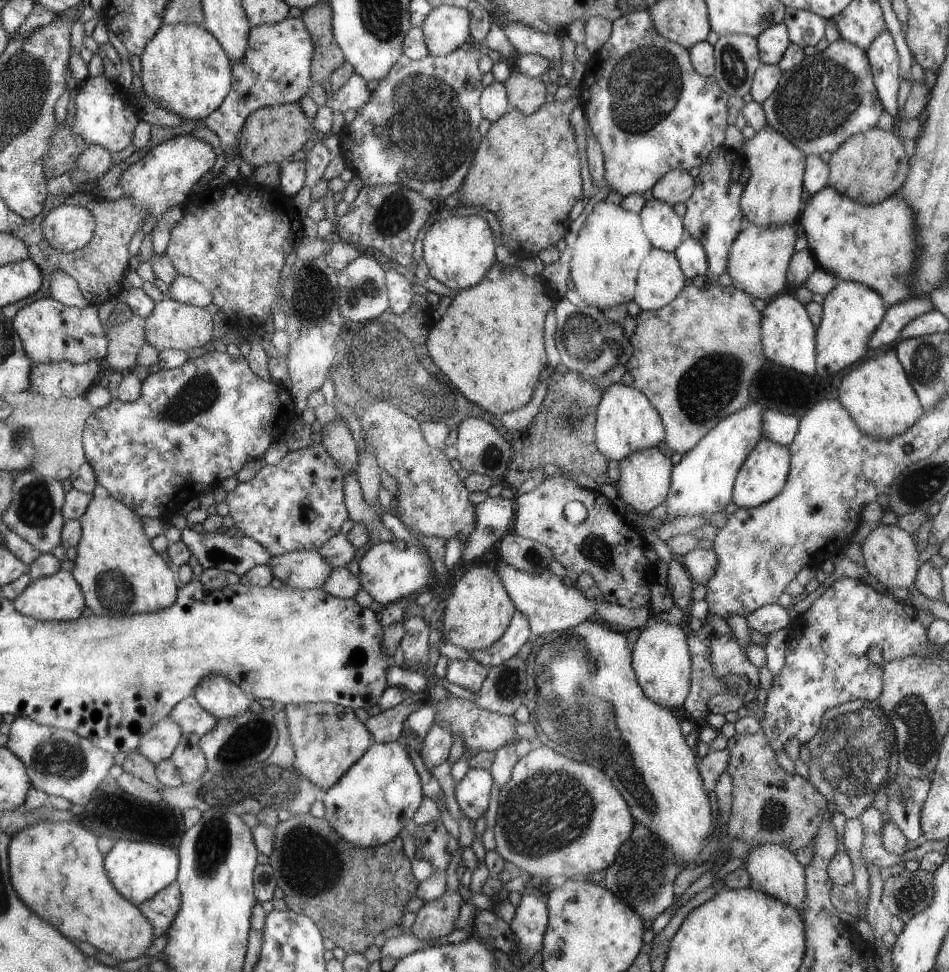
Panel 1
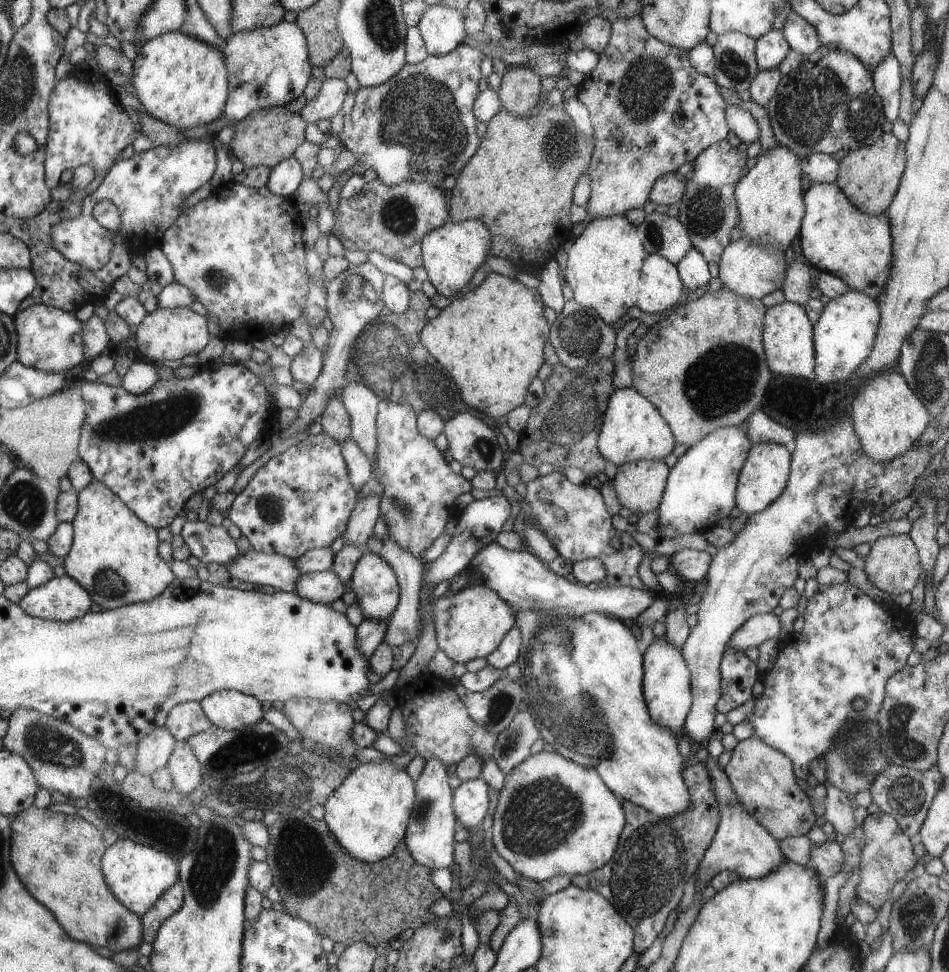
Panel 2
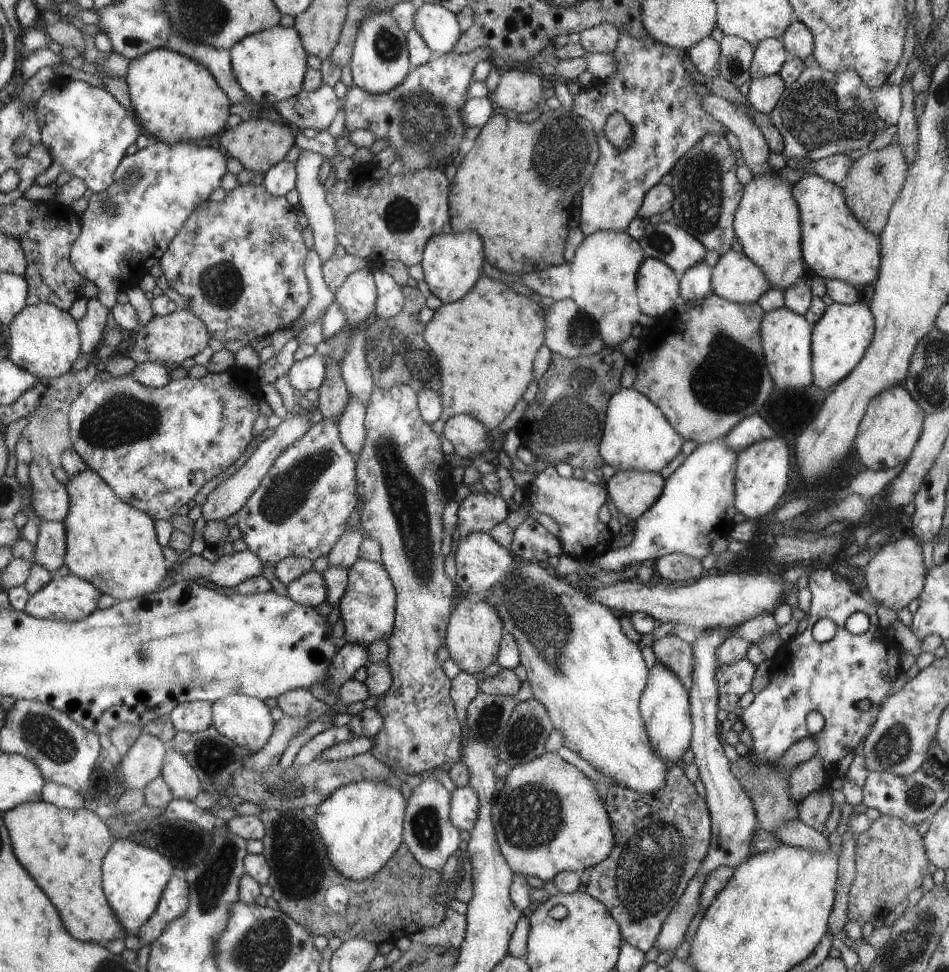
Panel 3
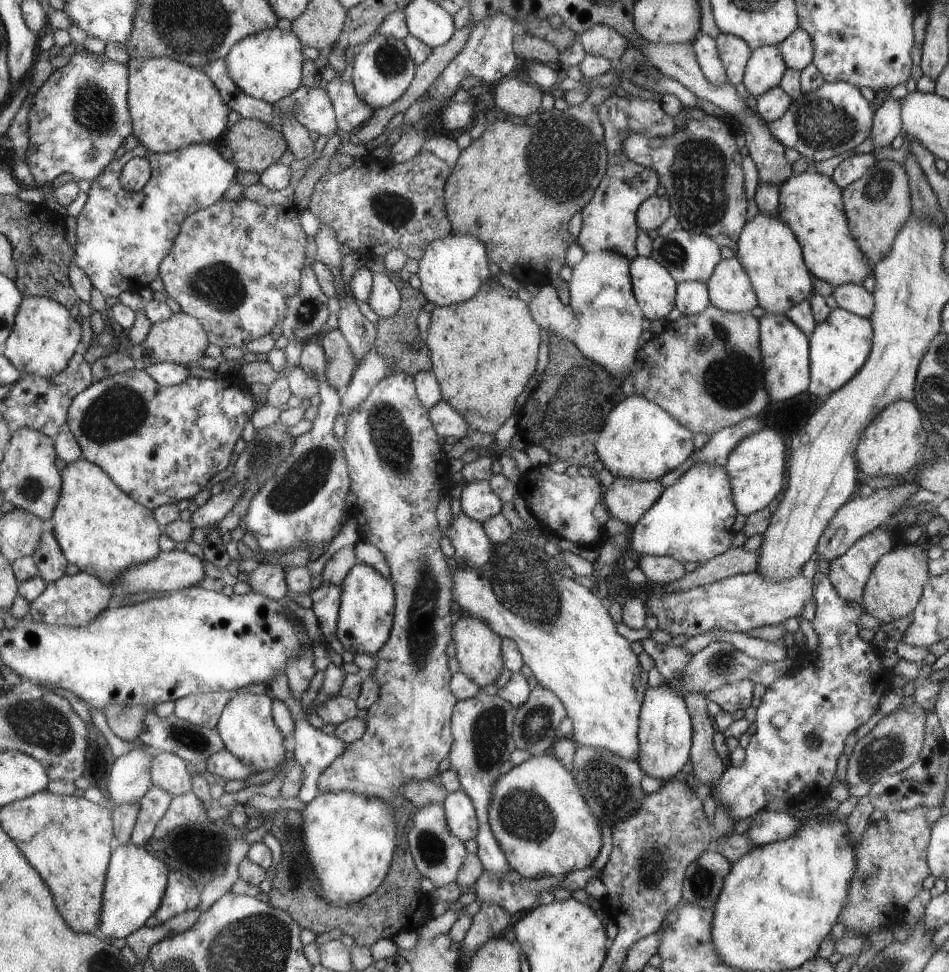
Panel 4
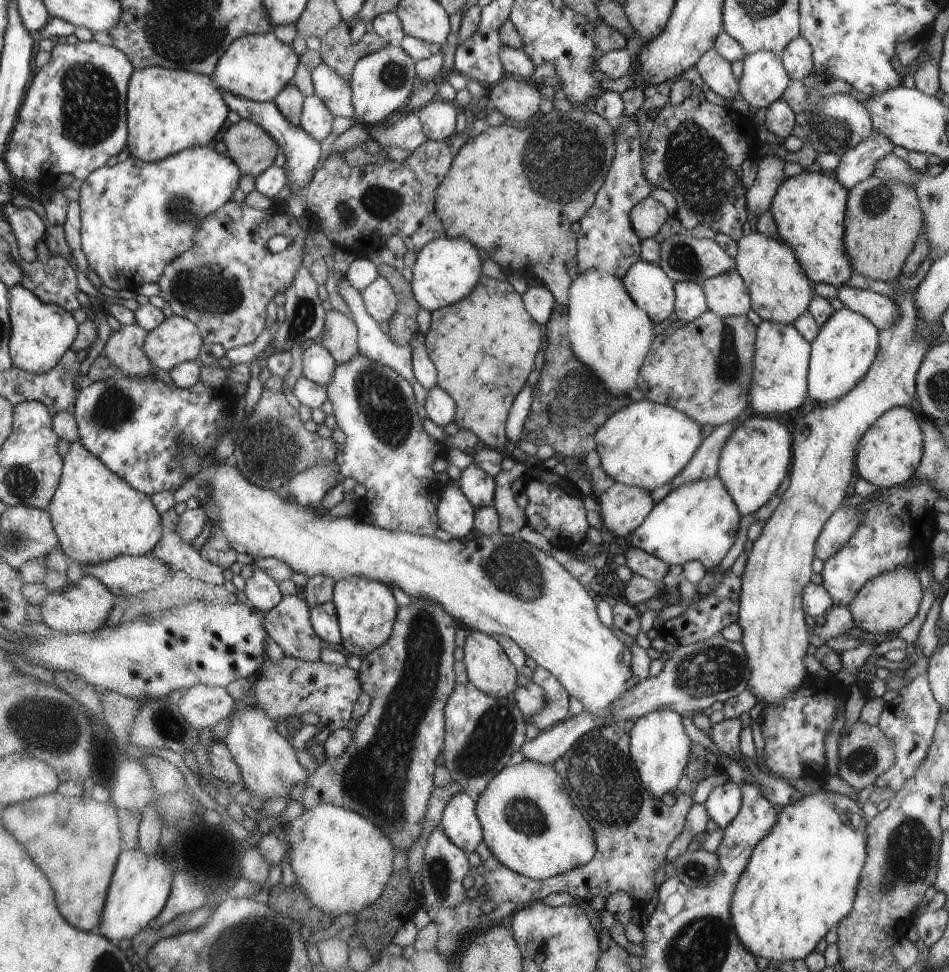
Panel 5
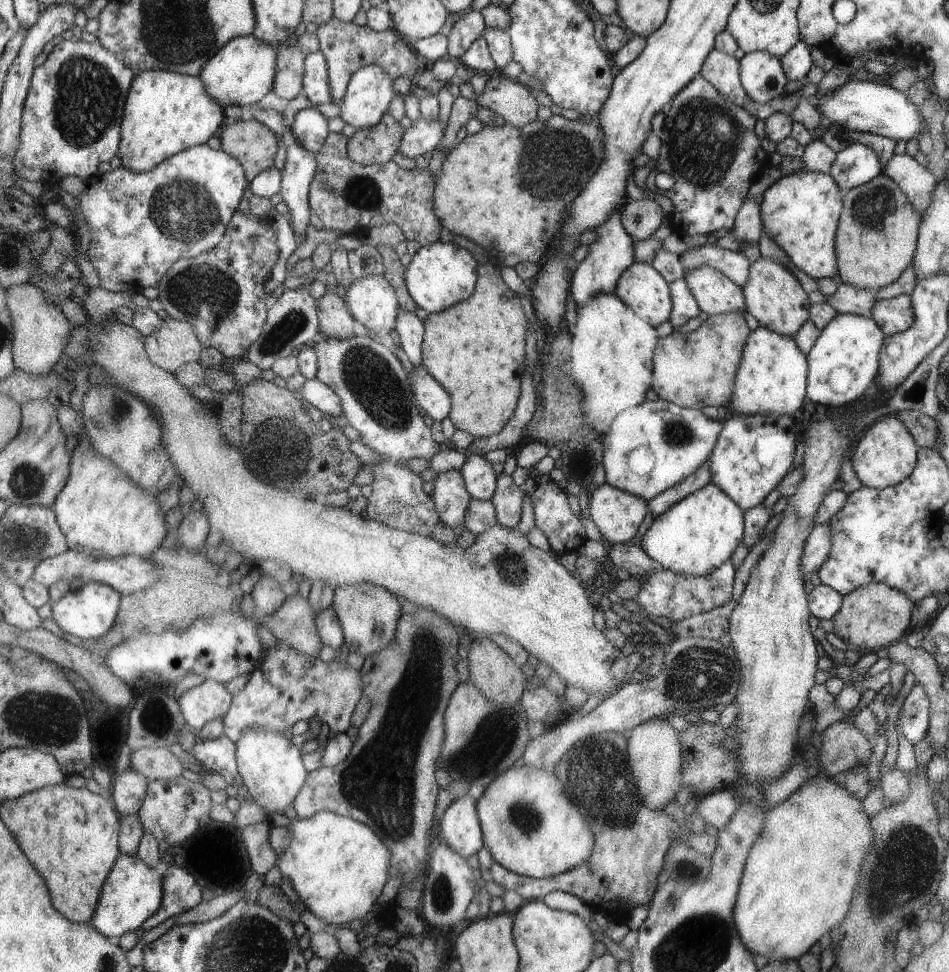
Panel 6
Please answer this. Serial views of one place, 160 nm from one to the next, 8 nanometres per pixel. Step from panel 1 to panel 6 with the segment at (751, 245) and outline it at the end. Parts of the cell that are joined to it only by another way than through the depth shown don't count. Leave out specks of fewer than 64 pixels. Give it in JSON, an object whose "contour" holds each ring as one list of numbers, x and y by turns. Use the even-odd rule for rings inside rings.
{"contour":[[695,267,684,271,687,288,701,312,718,315,728,312,746,312,742,288,717,269]]}

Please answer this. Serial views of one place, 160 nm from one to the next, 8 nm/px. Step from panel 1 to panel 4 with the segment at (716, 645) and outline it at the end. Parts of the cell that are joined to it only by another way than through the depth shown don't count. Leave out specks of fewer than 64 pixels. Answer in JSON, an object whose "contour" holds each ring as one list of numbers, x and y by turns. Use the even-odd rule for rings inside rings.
{"contour":[[743,679,736,683,727,683,706,694,706,700,711,700,721,711,732,713,734,710,745,710,751,702,751,692,755,683]]}

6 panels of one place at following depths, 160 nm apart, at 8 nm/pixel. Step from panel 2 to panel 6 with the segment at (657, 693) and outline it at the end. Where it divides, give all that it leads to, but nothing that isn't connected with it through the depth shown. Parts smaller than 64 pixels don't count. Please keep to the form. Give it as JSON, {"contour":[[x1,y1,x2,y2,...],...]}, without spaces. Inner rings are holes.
{"contour":[[669,717,650,718,631,729,629,753,631,772,643,797,643,804,652,811,661,811,675,798,682,785,682,745,679,732,668,723]]}

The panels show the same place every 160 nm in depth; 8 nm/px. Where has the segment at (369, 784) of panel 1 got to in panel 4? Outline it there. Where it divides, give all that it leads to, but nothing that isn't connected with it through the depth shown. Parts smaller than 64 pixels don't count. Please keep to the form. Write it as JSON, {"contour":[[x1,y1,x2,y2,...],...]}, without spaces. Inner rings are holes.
{"contour":[[349,791,316,794,303,808,302,842,308,863,318,882,318,896,332,907,347,907,372,894,391,864,395,848,395,822,391,807,381,799]]}

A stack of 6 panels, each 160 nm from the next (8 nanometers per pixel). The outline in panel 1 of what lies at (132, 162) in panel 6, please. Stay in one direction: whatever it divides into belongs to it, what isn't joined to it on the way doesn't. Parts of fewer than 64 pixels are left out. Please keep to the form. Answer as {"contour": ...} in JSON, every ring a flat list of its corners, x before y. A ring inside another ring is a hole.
{"contour":[[183,23,162,25,140,58,142,60,140,79,146,96,159,108,177,114,182,120,203,121,222,105,222,101,230,93,230,84,233,82,231,61,219,42,200,26]]}

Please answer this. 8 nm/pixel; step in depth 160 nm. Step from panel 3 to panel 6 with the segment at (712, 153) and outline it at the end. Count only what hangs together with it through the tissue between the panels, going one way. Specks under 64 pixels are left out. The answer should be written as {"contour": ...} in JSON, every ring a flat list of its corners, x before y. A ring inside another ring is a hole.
{"contour":[[699,75,671,100,659,135,660,147,654,170,646,176,643,185,653,194,671,200,671,232,684,237,733,228,733,218,745,202,753,172,759,172,765,160,759,140,753,134,755,120,745,109,737,108,721,96,714,85],[657,172,669,174,673,186,668,190,658,189,652,180]]}

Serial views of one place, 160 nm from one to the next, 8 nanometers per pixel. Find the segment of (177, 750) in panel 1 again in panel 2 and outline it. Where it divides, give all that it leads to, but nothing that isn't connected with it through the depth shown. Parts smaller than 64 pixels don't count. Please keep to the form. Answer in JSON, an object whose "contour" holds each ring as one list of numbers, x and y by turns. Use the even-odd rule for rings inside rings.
{"contour":[[173,741,173,746,164,767,173,781,173,791,186,797,201,780,201,766,190,746,185,741]]}

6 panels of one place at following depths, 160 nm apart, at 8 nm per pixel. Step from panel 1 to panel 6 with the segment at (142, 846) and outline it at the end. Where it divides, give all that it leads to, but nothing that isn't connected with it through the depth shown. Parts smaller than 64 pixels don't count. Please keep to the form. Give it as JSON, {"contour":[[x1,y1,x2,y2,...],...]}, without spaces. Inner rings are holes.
{"contour":[[122,853,107,878,100,904,89,924,114,941,117,941,126,932,142,930,146,920,159,910,163,893,162,881,163,876,159,875,157,868,149,866,138,855]]}

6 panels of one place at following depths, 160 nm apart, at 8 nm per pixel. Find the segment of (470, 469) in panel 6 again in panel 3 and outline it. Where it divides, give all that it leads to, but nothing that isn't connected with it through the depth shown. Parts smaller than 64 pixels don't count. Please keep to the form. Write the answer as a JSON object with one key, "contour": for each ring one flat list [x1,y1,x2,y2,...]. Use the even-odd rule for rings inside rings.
{"contour":[[473,492,458,504,456,525,460,535,469,531,489,532,496,524,505,520,509,509,505,500,490,492]]}

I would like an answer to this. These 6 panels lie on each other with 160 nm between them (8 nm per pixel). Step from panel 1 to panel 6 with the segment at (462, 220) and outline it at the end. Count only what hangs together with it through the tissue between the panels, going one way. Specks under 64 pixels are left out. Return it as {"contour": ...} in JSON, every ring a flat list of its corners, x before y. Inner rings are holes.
{"contour":[[446,238,420,246,405,270,406,287,419,308,429,313,448,309,473,293,475,260,467,250,453,246]]}

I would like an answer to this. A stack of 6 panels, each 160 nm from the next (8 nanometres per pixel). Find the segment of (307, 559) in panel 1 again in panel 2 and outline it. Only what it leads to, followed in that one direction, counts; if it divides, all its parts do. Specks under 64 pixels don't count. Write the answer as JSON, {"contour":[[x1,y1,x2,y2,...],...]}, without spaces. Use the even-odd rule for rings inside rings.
{"contour":[[249,549,224,564,230,578,255,585,268,584,275,591,289,592,294,589,300,574,294,559,278,554,267,554]]}

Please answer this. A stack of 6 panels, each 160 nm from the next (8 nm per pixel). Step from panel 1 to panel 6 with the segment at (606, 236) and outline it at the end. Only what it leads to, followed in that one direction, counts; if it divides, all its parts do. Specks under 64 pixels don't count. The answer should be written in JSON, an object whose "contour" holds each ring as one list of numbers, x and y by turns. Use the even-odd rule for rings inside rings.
{"contour":[[597,293,590,299,587,299,586,303,583,303,580,307,577,307,573,335,570,338,568,374,570,374,570,377,576,382,576,385,582,392,582,413,584,419,600,437,610,430,610,424,613,423,613,420,615,420,615,418,617,418,621,412,631,407,637,407,638,404,645,401,645,392,648,388,651,388,652,356,654,355,654,346,657,342,657,338,656,327,649,324,647,320,639,318,634,312,631,312,631,309,627,308,627,305,624,305,623,301,614,293]]}

